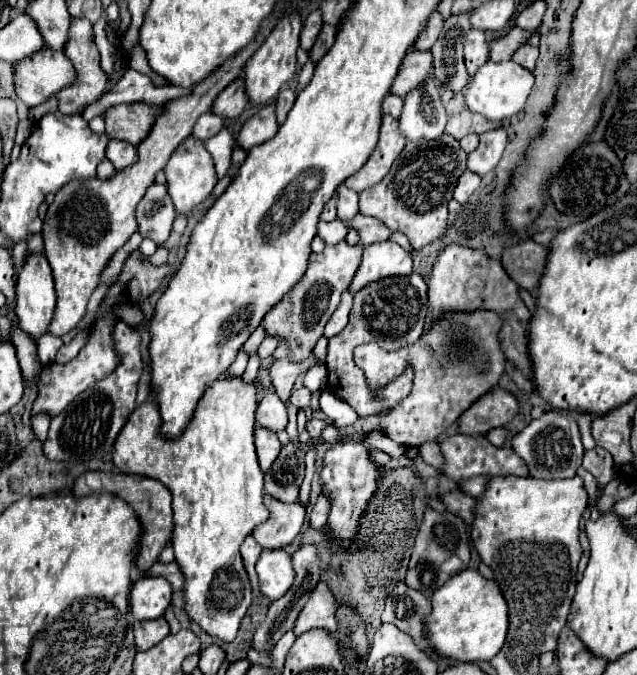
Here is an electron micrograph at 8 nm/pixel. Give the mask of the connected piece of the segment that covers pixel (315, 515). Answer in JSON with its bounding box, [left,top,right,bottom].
[310,493,330,527]

